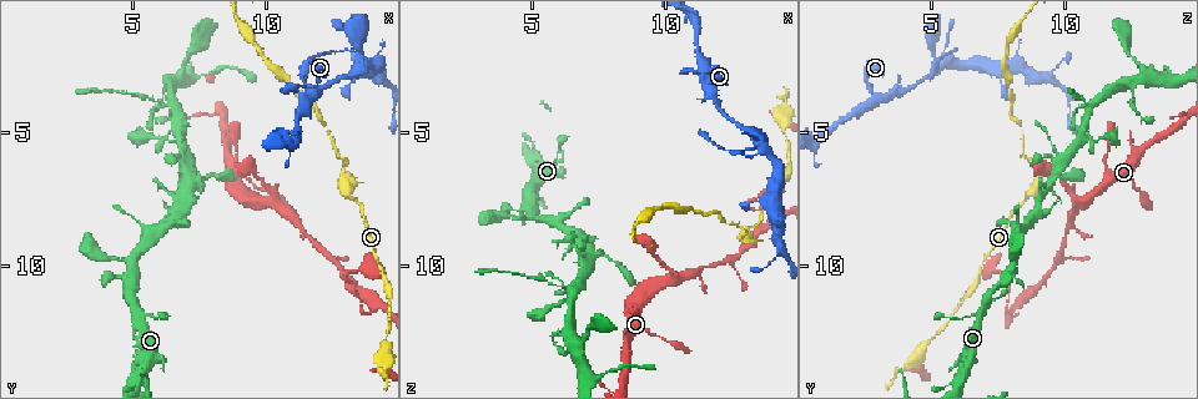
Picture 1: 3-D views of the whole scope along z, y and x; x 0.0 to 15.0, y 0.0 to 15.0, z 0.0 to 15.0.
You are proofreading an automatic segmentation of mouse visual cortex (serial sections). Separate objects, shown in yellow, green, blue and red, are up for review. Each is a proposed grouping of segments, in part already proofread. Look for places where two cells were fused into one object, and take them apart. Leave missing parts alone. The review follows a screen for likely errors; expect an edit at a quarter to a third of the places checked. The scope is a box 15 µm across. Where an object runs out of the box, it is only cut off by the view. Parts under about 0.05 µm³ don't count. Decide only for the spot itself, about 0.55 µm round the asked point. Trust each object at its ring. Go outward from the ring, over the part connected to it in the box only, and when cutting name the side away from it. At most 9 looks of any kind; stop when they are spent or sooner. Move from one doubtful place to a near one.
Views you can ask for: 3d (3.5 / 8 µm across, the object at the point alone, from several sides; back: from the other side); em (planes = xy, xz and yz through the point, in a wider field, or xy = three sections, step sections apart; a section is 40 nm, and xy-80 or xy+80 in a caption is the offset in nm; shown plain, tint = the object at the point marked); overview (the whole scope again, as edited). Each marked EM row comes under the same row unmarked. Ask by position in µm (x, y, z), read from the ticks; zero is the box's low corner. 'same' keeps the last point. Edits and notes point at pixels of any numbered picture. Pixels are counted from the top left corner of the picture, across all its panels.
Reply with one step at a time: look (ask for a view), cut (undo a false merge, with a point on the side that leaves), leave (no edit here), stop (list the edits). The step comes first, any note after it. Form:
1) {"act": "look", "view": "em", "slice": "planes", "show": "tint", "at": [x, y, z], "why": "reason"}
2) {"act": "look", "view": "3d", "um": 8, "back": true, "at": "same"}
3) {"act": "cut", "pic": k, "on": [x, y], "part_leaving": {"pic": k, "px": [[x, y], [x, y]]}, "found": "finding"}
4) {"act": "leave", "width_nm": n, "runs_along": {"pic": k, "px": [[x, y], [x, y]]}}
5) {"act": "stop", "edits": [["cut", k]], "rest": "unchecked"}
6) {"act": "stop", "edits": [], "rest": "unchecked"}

{"act": "look", "view": "3d", "um": 3.5, "at": [6.8, 6.0, 9.6], "why": "thick turns thin"}

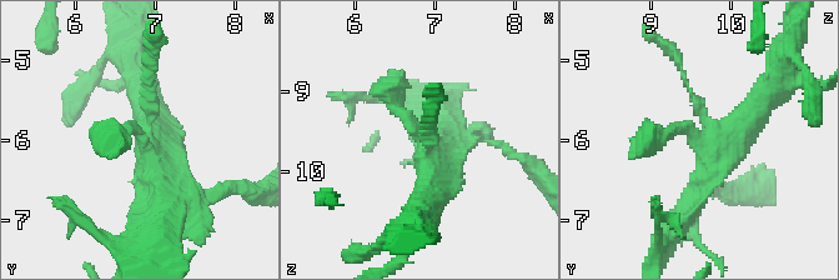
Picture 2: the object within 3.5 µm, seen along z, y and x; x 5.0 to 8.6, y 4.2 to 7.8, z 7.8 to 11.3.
{"act": "look", "view": "em", "slice": "xy", "step": 3, "show": "tint", "at": [6.75, 5.90, 9.50], "why": "shape alone is not enough"}

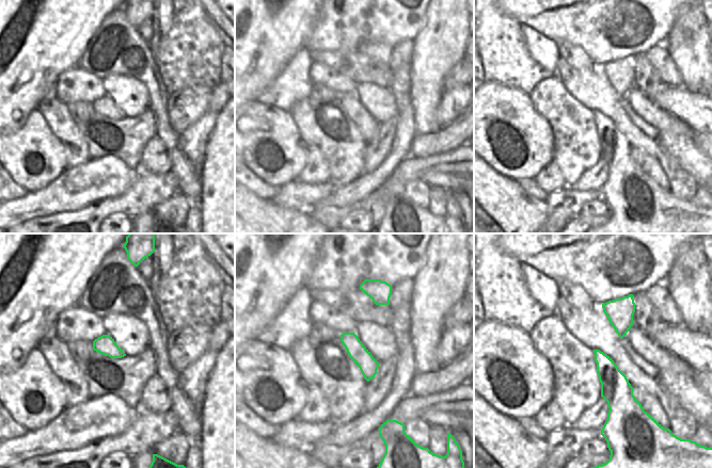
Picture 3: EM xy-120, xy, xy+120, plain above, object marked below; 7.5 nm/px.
{"act": "leave", "runs_along": {"pic": 2, "px": [[441, 131], [433, 154], [387, 74]]}, "found": "all the same cell"}

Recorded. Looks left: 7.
{"act": "look", "view": "3d", "um": 3.5, "at": [5.8, 3.9, 10.8], "why": "thin neck"}

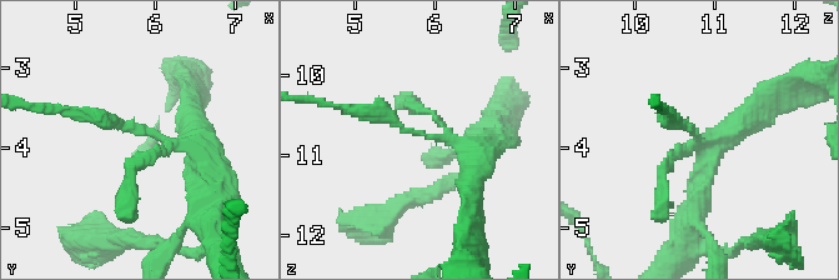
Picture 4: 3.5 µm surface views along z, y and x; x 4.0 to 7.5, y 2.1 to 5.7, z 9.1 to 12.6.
{"act": "look", "view": "em", "slice": "xy", "step": 1, "show": "tint", "at": [5.80, 3.80, 10.75]}

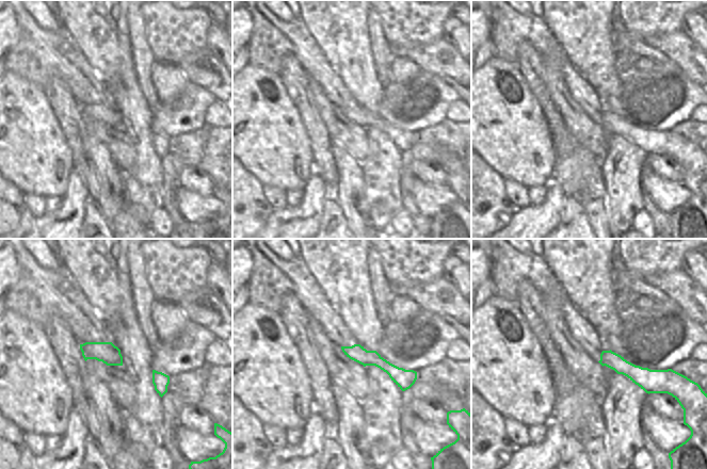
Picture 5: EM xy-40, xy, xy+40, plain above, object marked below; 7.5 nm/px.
{"act": "leave", "runs_along": {"pic": 5, "px": [[344, 349], [400, 376], [414, 376]]}, "found": "all the same cell"}

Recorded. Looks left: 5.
{"act": "look", "view": "3d", "um": 3.5, "at": [4.3, 10.4, 7.9], "why": "thin neck"}

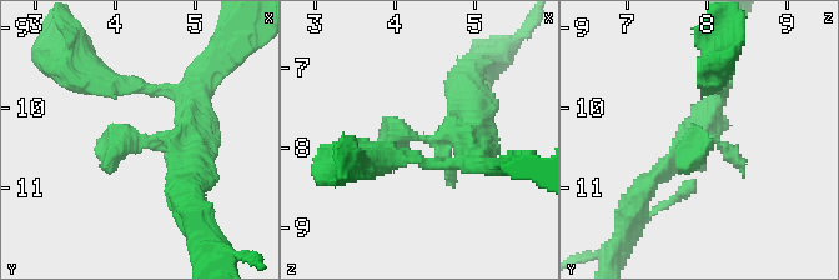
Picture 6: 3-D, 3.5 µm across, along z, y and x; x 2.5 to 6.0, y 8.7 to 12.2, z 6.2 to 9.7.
{"act": "look", "view": "em", "slice": "xy", "step": 5, "show": "tint", "at": [4.35, 10.40, 7.90], "why": "need the tissue"}

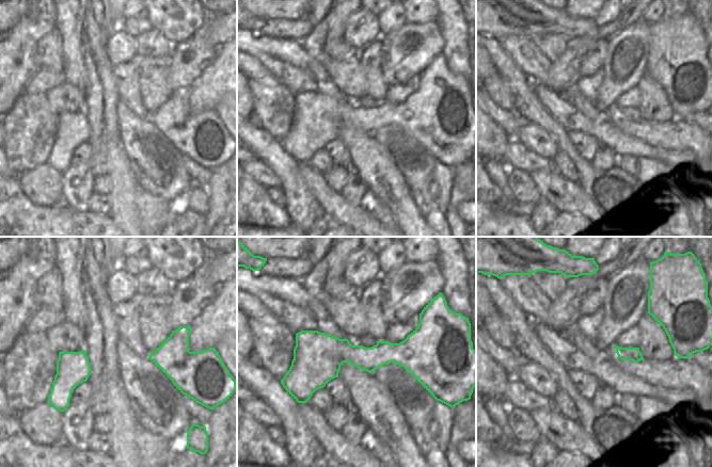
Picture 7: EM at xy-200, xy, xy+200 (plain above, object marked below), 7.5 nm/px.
{"act": "leave", "runs_along": {"pic": 7, "px": [[427, 348], [325, 355], [289, 377]]}, "found": "all the same cell"}

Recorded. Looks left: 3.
{"act": "look", "view": "3d", "um": 3.5, "at": [11.4, 3.7, 2.9], "why": "thin arm on a thick one"}

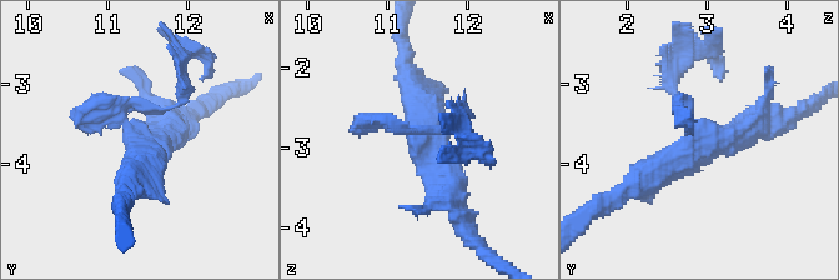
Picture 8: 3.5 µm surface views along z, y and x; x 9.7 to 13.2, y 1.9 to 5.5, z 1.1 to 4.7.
{"act": "look", "view": "em", "slice": "xy", "step": 5, "show": "tint", "at": [11.35, 3.65, 2.90]}

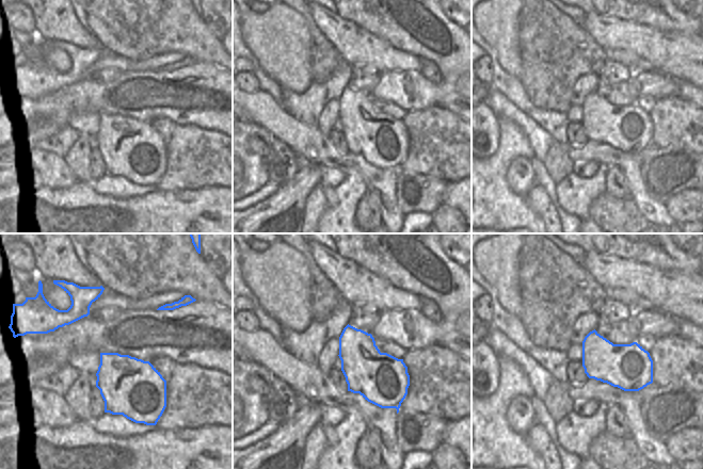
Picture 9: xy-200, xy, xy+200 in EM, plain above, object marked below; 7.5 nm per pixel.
{"act": "leave", "runs_along": {"pic": 8, "px": [[683, 106], [706, 141], [763, 125]]}, "found": "all the same cell"}

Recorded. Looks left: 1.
{"act": "stop", "edits": [], "rest": "unchecked"}

